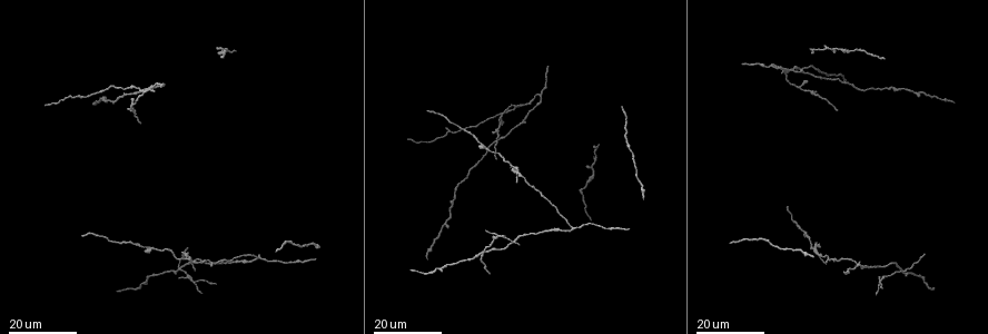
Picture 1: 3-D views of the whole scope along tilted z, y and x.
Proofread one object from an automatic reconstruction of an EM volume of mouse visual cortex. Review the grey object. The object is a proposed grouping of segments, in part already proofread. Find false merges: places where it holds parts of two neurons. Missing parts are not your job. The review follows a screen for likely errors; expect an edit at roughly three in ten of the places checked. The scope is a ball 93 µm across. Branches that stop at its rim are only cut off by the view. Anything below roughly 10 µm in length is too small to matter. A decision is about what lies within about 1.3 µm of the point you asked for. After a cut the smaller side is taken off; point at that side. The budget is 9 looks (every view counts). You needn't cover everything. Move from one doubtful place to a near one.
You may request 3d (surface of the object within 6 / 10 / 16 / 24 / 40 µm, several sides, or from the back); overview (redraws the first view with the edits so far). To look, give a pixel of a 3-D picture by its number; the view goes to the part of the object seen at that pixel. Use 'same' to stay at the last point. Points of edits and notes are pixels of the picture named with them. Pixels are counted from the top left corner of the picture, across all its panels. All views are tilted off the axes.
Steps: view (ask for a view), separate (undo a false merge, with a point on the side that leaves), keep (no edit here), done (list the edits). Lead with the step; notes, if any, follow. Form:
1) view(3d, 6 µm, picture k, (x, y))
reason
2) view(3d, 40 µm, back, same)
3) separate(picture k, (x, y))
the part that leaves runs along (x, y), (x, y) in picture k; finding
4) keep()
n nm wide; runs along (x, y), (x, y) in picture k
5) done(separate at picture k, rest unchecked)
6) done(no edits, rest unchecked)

view(3d, 24 µm, picture 1, (260, 257))
three-way junction

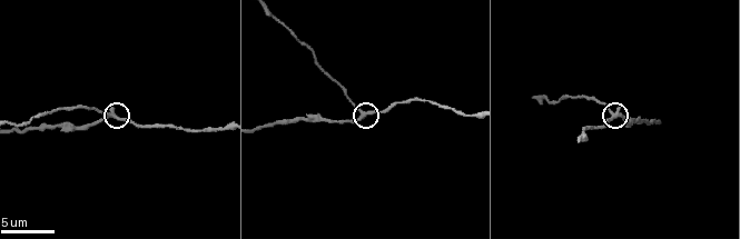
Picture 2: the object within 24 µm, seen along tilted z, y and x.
view(3d, 6 µm, picture 2, (115, 115))

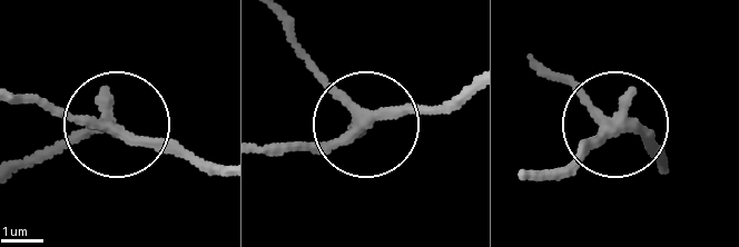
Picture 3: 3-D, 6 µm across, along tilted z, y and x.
keep()
260 nm wide; one neuron here

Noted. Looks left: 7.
view(3d, 16 µm, picture 1, (903, 271))
four-way junction

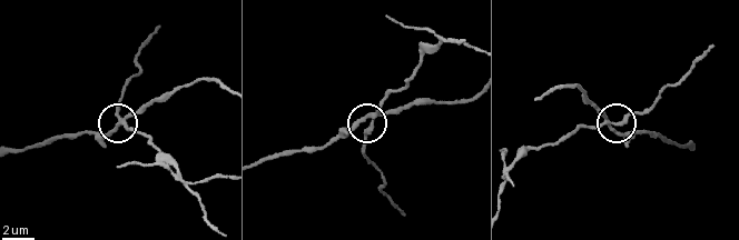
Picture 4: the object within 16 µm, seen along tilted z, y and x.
view(3d, 6 µm, picture 4, (604, 122))
closer look

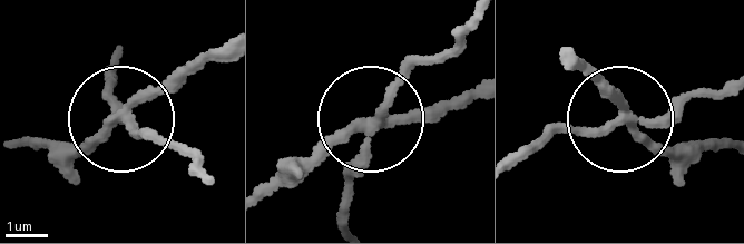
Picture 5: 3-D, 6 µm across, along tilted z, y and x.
view(3d, 6 µm, back, picture 5, (127, 121))

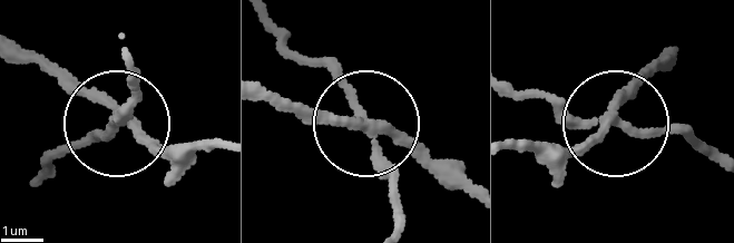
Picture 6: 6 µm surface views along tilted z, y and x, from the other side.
separate(picture 6, (339, 75))
side arm 16 µm; 4 arms; a second neuron is stuck on

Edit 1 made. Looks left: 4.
view(3d, 16 µm, picture 1, (143, 89))
two arms in line, one across

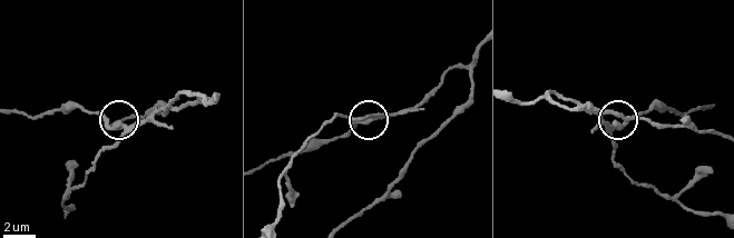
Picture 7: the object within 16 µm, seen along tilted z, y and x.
view(3d, 6 µm, picture 7, (123, 127))

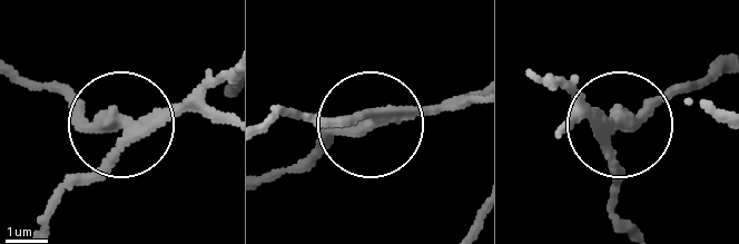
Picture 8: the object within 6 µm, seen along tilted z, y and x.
separate(picture 8, (82, 107))
the part that leaves runs along (132, 126), (87, 123), (17, 74) in picture 8; a second neuron is stuck on

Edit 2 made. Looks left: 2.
view(3d, 16 µm, picture 1, (802, 91))
thin neck

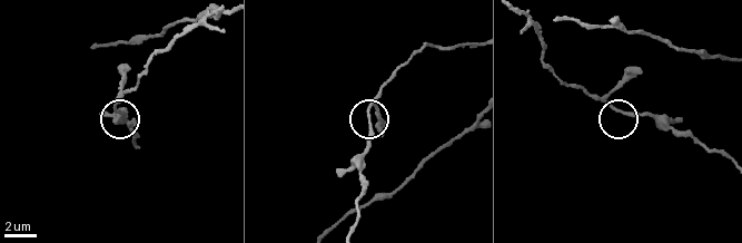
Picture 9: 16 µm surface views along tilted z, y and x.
view(3d, 6 µm, picture 9, (612, 109))

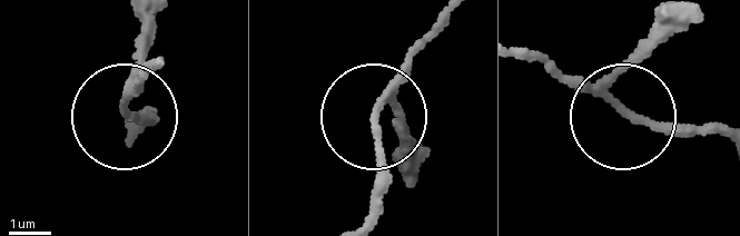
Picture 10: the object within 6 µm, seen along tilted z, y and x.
keep()
3 arms; all the same neuron

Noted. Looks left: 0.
done(separate at picture 6, separate at picture 8, rest unchecked)

